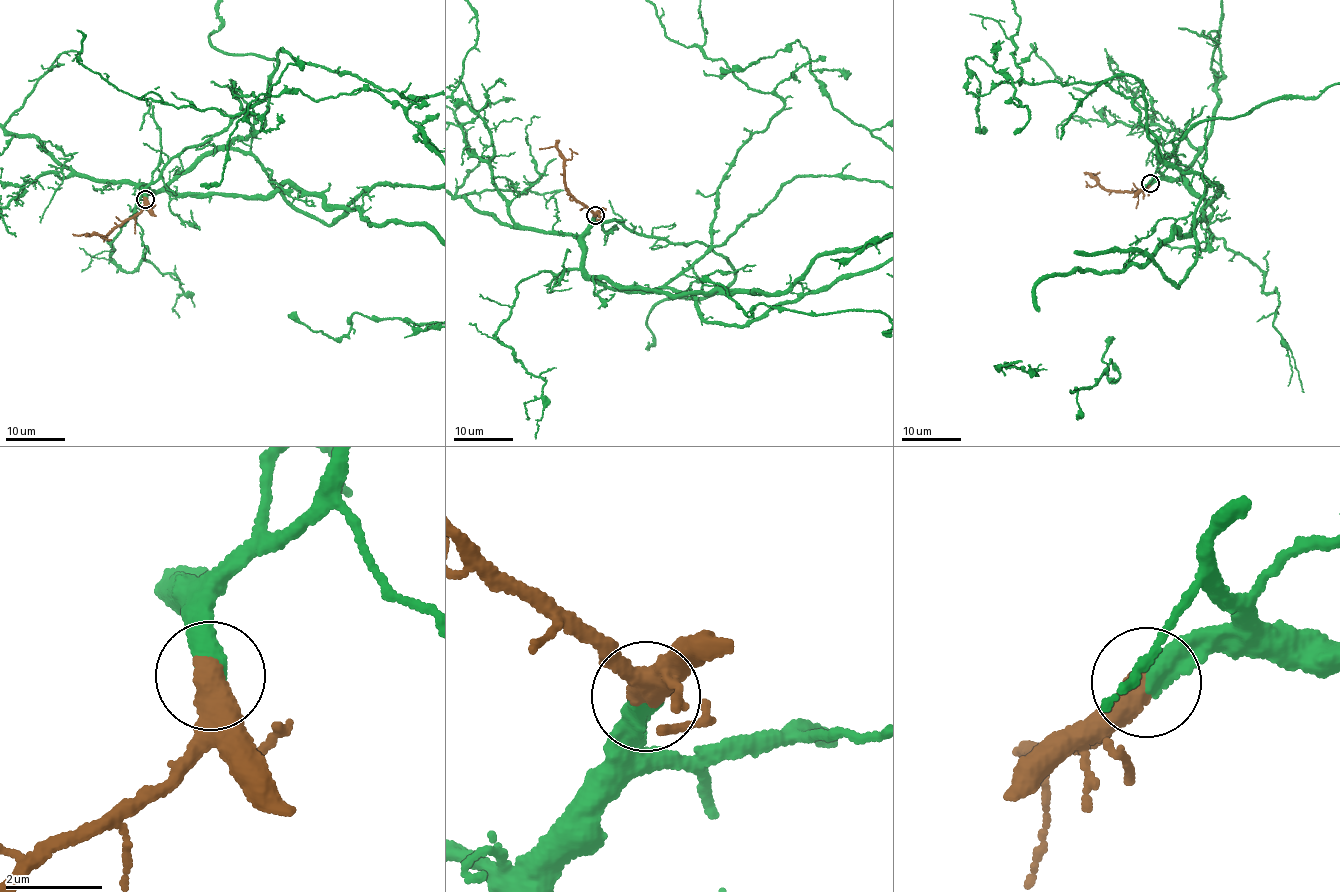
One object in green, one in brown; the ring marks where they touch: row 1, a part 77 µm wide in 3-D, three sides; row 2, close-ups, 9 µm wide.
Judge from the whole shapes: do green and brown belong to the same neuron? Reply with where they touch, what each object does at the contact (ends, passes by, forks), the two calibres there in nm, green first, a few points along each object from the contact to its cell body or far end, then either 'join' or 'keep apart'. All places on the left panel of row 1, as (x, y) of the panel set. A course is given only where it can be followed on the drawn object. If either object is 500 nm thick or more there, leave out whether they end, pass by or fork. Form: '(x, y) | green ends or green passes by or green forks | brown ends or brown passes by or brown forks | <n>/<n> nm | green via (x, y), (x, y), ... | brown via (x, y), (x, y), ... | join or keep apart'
(145, 199) | 500/600 nm | green via (145, 199), (180, 152), (266, 96), (278, 62), (219, 51), (208, 36) | brown via (145, 199), (142, 209), (103, 238), (88, 233), (73, 235) | join

